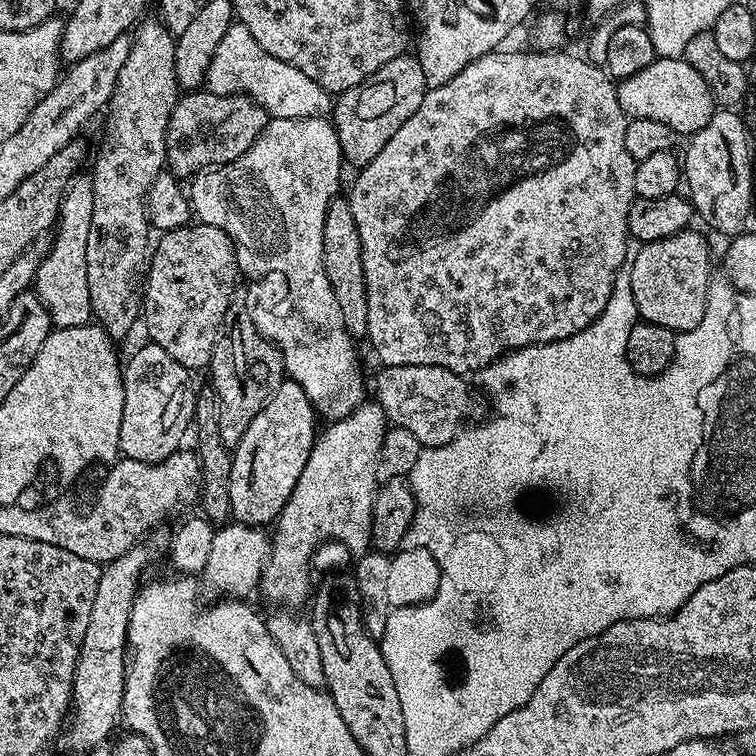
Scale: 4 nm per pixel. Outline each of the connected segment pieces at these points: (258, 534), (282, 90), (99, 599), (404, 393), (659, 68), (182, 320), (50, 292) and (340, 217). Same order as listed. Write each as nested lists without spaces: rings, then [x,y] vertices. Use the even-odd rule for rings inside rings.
[[[225,523],[214,531],[210,559],[202,573],[204,584],[216,598],[248,598],[251,592],[259,589],[260,575],[268,565],[268,555],[271,553],[272,541],[267,531],[247,524]]]
[[[234,22],[230,30],[218,42],[218,50],[208,67],[206,77],[207,91],[223,96],[248,96],[253,102],[261,104],[265,112],[273,120],[286,118],[306,118],[307,116],[327,117],[334,107],[333,97],[318,82],[313,82],[302,74],[290,62],[282,62],[282,58],[274,58],[274,54],[266,54],[258,42],[254,42],[254,34],[246,30],[246,26]]]
[[[141,542],[126,550],[126,554],[117,560],[103,565],[100,573],[94,610],[90,610],[90,626],[86,626],[86,638],[80,647],[80,657],[72,679],[70,723],[62,736],[65,746],[72,752],[88,754],[92,749],[101,747],[104,739],[115,730],[116,720],[118,724],[121,719],[128,651],[128,615],[145,579],[144,571],[156,556],[155,546],[148,543]]]
[[[390,366],[381,367],[379,371],[376,376],[374,400],[384,411],[389,425],[410,430],[410,434],[414,434],[414,438],[418,438],[418,442],[425,448],[442,446],[462,431],[464,416],[472,412],[472,392],[464,381],[467,379],[461,373],[451,372],[442,366]]]
[[[658,58],[644,70],[638,70],[638,74],[630,74],[630,78],[619,81],[616,93],[625,116],[633,120],[654,118],[666,122],[666,126],[678,134],[702,130],[714,111],[714,101],[706,82],[702,82],[702,74],[683,58]]]
[[[199,222],[163,233],[159,239],[157,244],[155,241],[146,264],[148,277],[142,280],[142,328],[144,324],[148,331],[147,339],[162,346],[162,350],[166,350],[166,354],[170,354],[170,358],[174,358],[174,362],[183,368],[207,369],[212,363],[214,342],[220,333],[226,310],[234,304],[232,295],[236,292],[236,276],[238,280],[236,245],[222,230]]]
[[[77,174],[73,176],[64,191],[63,200],[60,203],[60,215],[54,226],[54,240],[52,248],[41,257],[41,262],[36,271],[34,281],[34,291],[43,305],[46,306],[47,312],[51,314],[53,327],[69,328],[70,326],[80,326],[91,321],[92,307],[90,306],[90,288],[87,285],[86,269],[86,245],[90,234],[90,218],[94,212],[94,194],[92,179],[86,174]]]
[[[347,199],[332,200],[326,210],[326,220],[322,226],[322,262],[326,278],[330,278],[330,290],[334,290],[334,298],[342,310],[346,330],[354,338],[367,337],[368,303],[366,278],[362,270],[362,242],[358,238],[358,226],[354,226],[354,214]]]

